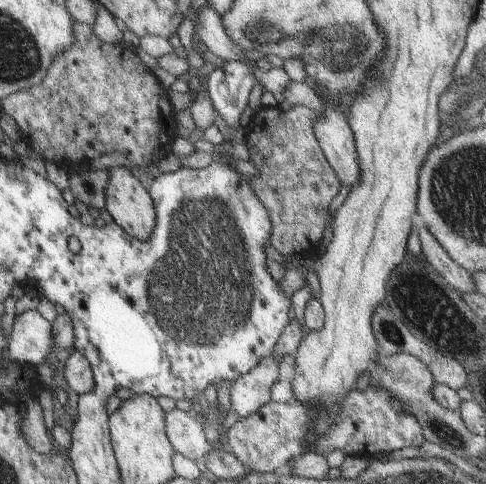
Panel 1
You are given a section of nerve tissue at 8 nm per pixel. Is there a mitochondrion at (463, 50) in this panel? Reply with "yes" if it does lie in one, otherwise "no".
no

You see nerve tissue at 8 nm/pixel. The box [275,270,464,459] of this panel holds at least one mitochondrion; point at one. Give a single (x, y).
(422, 307)

